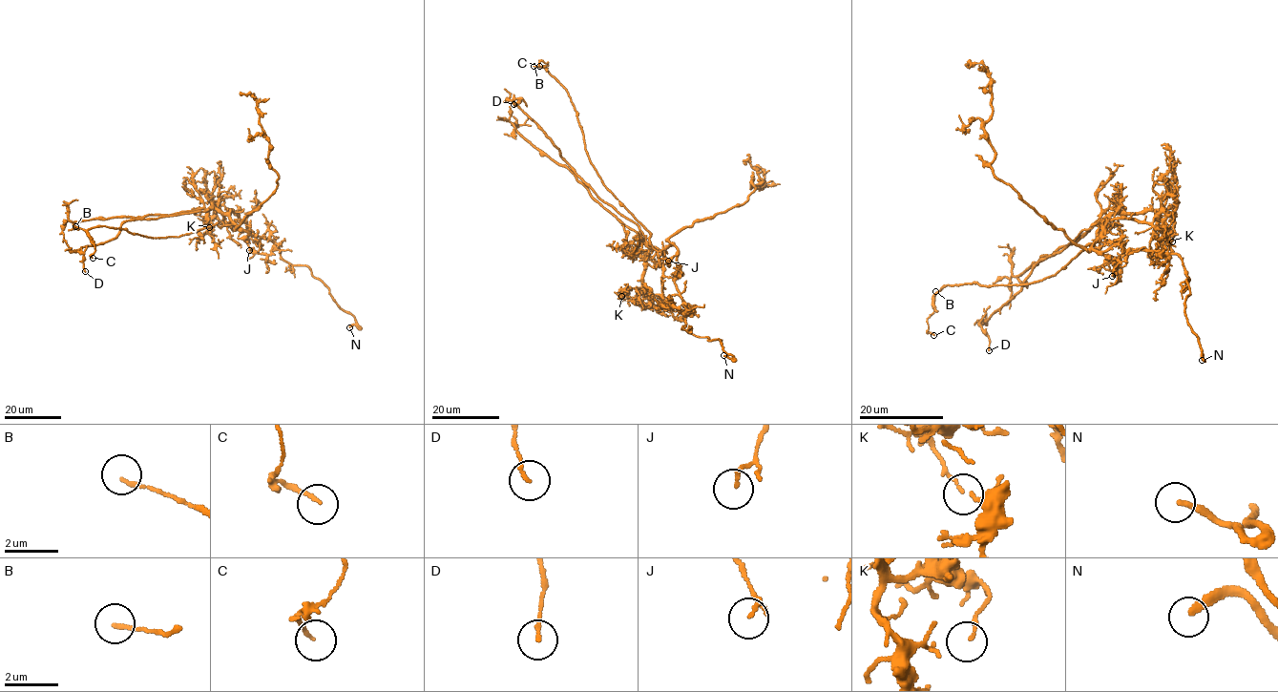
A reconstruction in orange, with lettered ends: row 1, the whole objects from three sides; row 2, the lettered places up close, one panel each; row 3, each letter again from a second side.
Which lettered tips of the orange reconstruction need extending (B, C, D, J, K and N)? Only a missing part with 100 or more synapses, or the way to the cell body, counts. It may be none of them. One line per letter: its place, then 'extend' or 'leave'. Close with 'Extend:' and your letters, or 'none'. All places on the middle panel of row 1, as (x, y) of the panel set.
B: (534, 66) | leave
C: (539, 66) | leave
D: (513, 104) | leave
J: (668, 261) | leave
K: (621, 296) | leave
N: (723, 355) | extend
Extend: N

